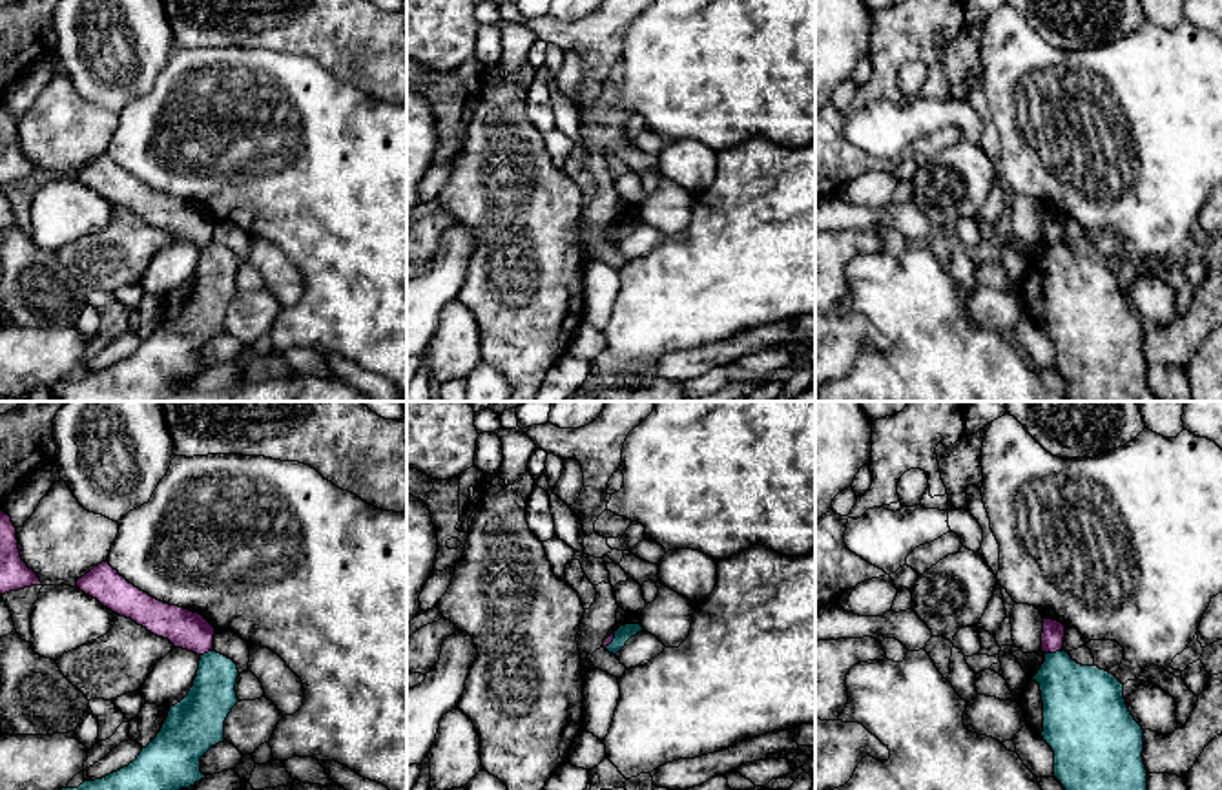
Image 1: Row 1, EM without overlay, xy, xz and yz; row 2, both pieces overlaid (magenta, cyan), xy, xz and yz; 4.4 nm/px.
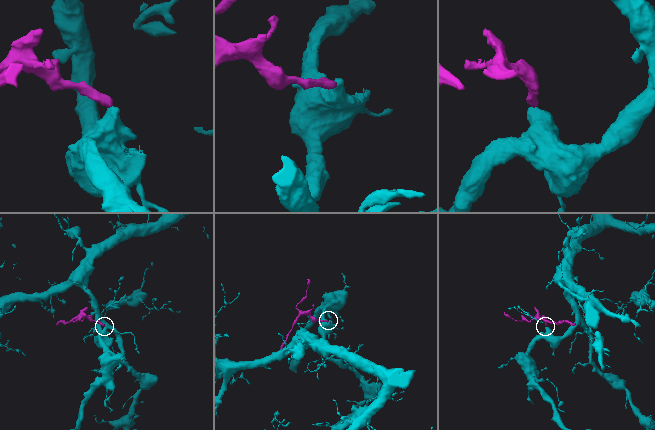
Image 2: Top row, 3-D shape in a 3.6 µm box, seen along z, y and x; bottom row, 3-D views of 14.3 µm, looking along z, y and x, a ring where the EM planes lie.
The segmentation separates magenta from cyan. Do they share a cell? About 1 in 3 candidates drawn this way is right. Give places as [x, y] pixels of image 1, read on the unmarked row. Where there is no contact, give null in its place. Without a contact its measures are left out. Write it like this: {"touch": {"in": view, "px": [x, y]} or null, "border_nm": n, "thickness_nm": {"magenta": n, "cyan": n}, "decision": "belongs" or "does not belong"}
{"touch": {"in": "yz", "px": [1053, 243]}, "border_nm": 80, "thickness_nm": {"magenta": 100, "cyan": 320}, "decision": "does not belong"}

